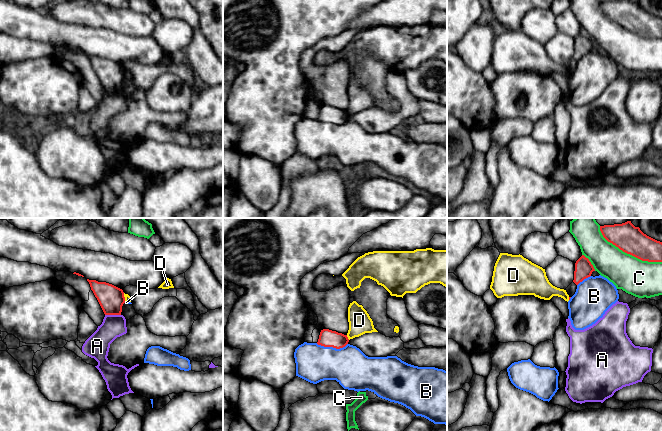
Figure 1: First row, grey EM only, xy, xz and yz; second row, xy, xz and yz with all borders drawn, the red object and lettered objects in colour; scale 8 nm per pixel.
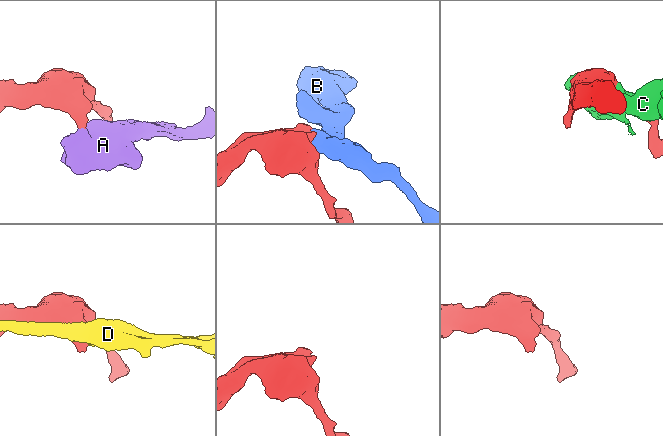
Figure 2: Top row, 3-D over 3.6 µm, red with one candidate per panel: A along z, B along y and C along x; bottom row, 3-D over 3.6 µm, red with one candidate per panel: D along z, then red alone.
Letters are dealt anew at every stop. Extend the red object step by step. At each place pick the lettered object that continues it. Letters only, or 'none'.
none

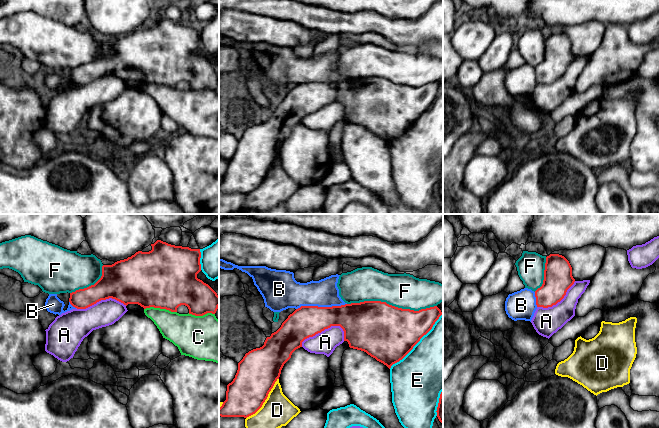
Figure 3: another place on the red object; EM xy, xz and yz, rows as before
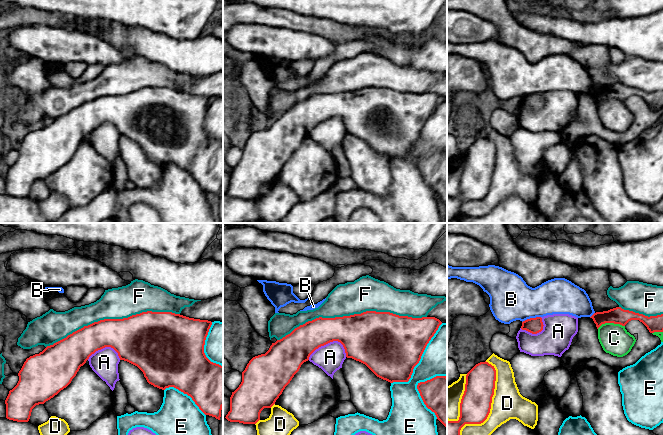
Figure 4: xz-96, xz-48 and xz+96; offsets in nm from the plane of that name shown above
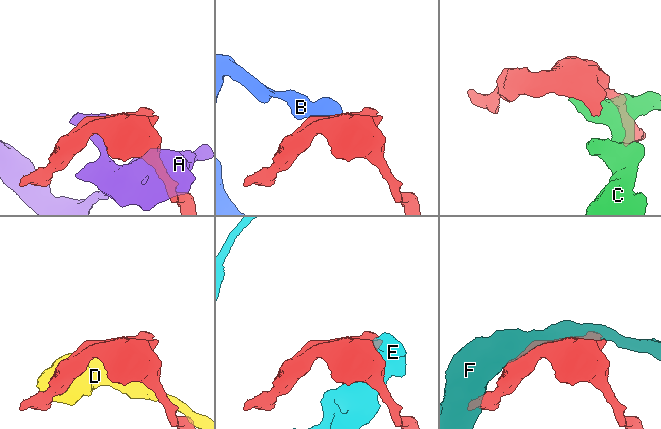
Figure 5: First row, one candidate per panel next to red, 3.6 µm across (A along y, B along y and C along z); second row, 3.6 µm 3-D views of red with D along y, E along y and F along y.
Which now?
none

